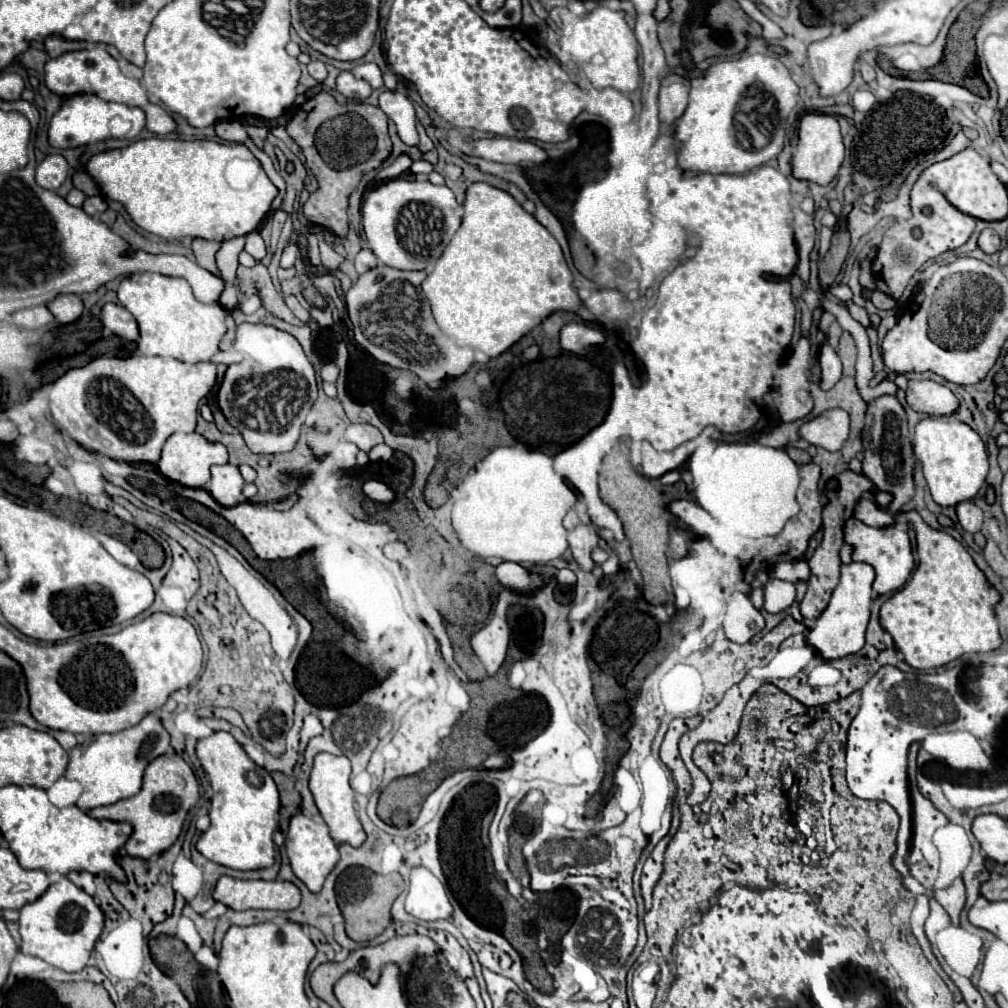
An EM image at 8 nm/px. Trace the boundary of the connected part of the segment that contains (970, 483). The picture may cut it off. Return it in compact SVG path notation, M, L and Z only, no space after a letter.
M924 417L916 425L914 455L922 463L930 495L940 507L956 507L966 499L974 499L986 481L986 447L978 433L960 421L946 417Z

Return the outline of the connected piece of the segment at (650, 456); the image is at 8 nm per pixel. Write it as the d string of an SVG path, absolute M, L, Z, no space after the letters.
M646 441L642 443L642 473L646 475L646 477L660 477L660 475L664 475L666 471L672 471L672 469L678 469L684 461L686 461L686 457L688 457L690 453L686 451L682 451L682 453L658 453L658 451L654 451Z

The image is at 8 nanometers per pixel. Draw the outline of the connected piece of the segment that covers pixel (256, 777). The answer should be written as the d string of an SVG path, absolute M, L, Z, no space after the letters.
M224 731L200 739L196 745L196 755L214 791L210 801L210 827L200 835L196 849L206 859L230 869L252 871L272 867L272 835L278 829L280 799L270 773L254 765L250 757L244 753L244 749L236 743L236 739Z

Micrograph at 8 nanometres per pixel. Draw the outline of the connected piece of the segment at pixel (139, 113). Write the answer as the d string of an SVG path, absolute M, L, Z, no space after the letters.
M76 94L74 97L68 97L62 103L60 111L52 117L48 141L52 147L76 147L109 138L134 140L144 127L144 117L146 113L140 107L108 103L102 101L98 95Z

